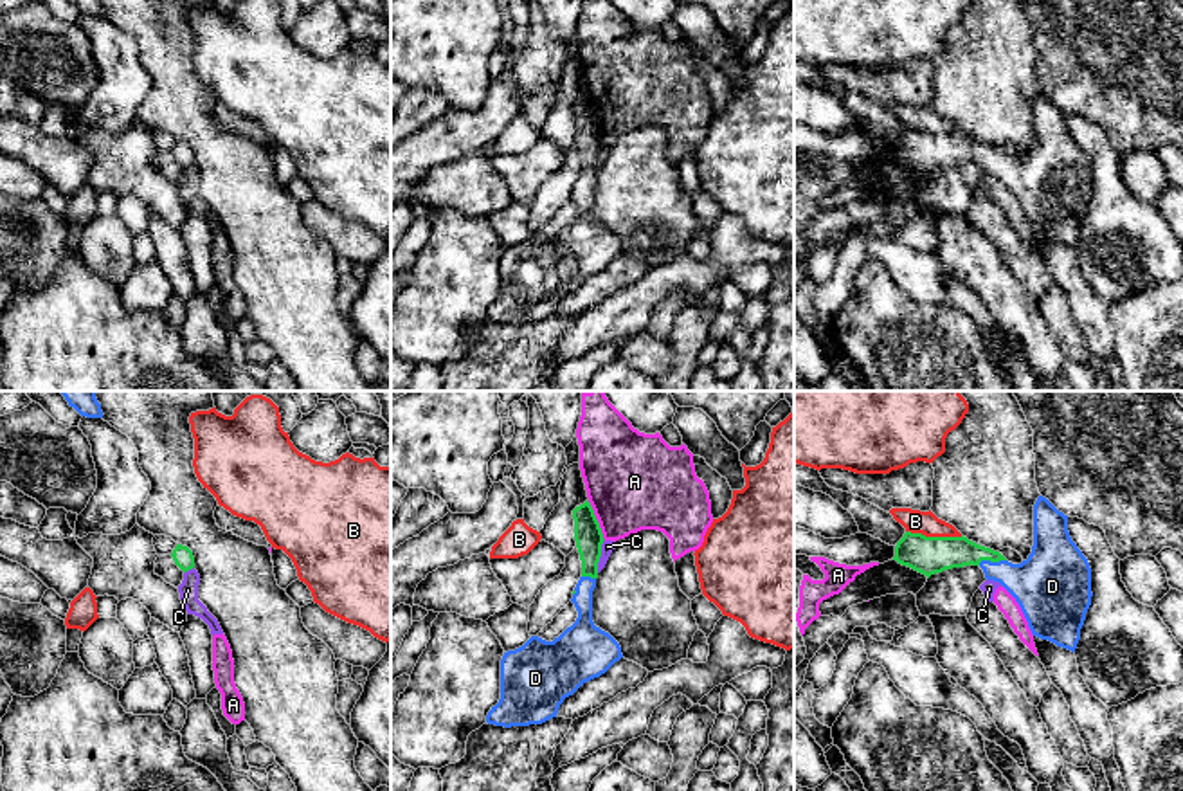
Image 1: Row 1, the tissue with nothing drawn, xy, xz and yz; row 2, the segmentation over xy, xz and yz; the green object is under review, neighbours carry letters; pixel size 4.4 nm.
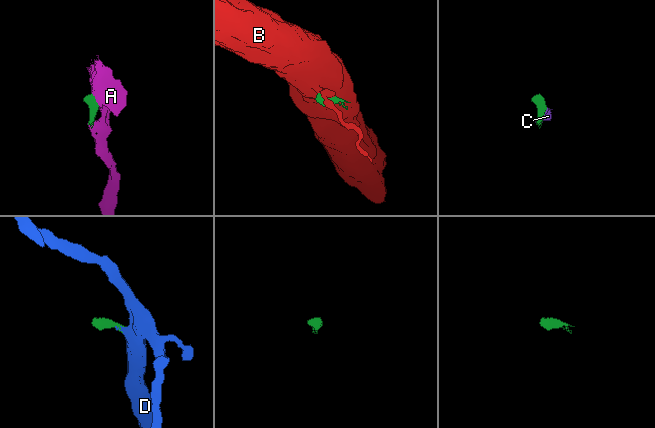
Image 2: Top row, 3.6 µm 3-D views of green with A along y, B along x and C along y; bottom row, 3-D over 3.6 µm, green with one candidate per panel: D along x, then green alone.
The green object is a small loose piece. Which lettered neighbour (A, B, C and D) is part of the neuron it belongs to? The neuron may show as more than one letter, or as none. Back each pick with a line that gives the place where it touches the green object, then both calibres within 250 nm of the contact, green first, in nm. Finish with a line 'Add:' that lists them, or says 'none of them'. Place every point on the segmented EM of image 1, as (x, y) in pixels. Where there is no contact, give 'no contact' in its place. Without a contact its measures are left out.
D: contact yz (991, 561); calibres 160 and 260 nm
Add: D

